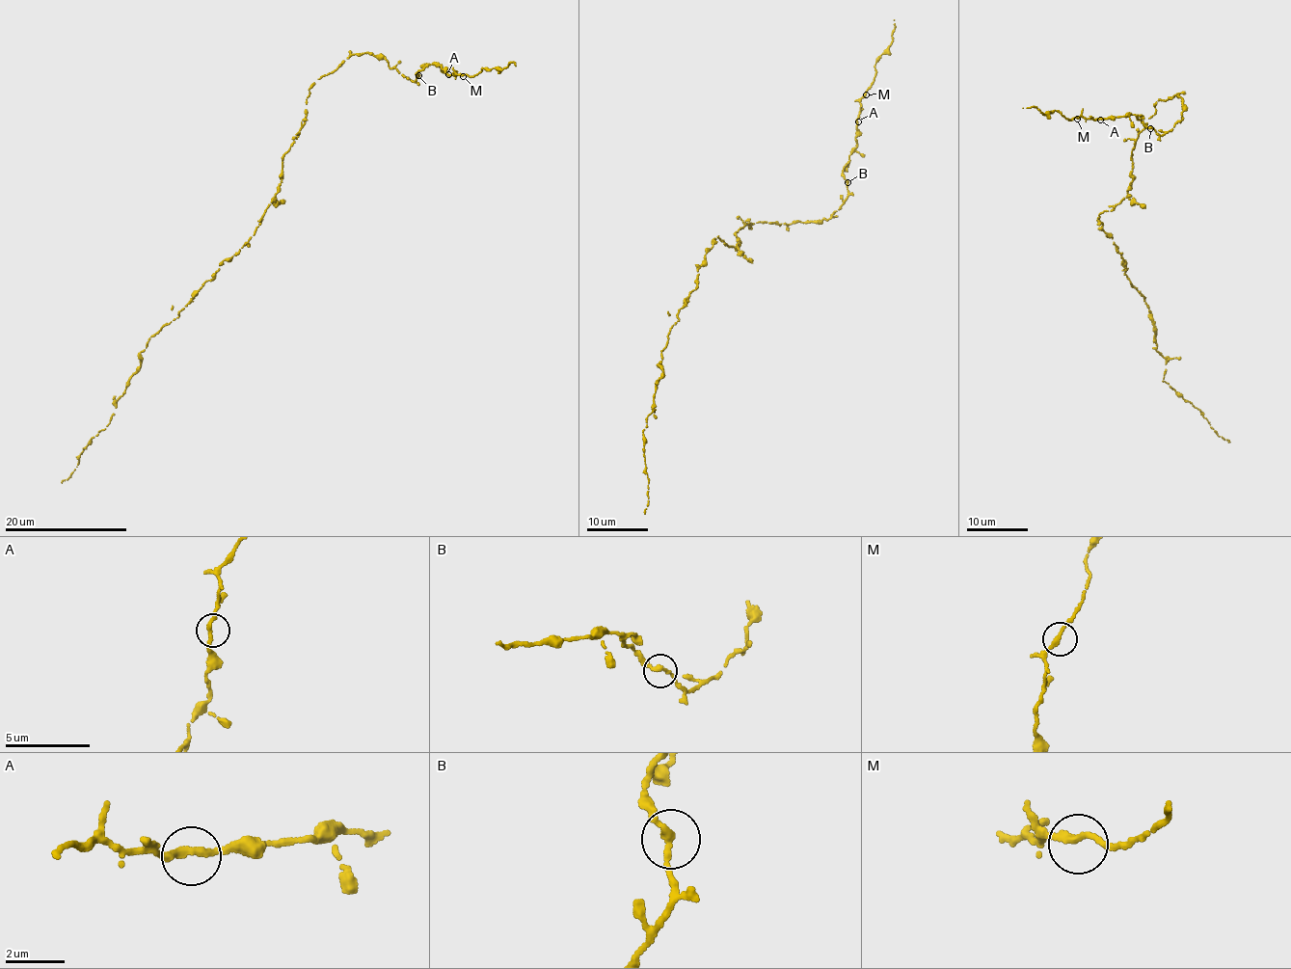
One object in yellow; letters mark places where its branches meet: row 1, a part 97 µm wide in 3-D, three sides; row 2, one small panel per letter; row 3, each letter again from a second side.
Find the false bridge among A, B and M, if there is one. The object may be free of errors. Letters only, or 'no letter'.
no letter

